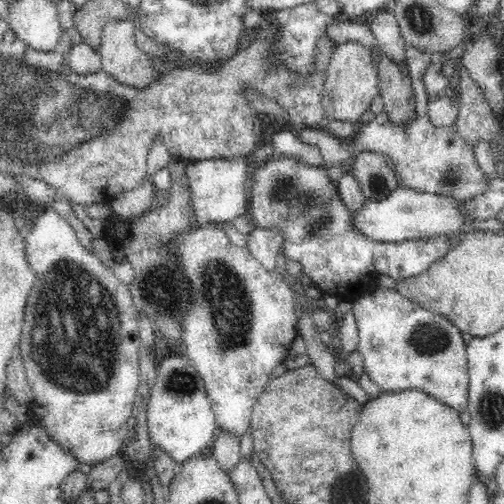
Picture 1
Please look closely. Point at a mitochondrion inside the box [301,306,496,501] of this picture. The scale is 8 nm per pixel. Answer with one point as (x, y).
(428, 338)

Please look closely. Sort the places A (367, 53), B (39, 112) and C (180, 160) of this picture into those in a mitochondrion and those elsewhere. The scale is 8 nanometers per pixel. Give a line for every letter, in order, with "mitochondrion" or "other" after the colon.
A: other
B: mitochondrion
C: other

